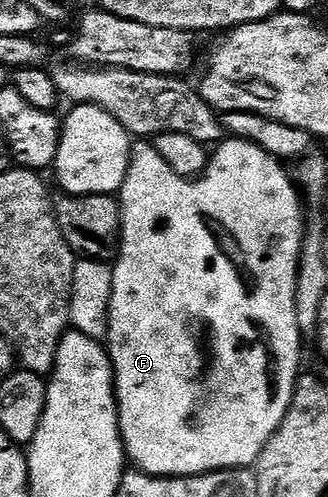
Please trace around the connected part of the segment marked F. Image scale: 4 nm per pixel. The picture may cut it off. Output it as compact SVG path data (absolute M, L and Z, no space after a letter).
M227 137L214 148L213 154L207 160L207 167L203 174L198 177L184 177L173 173L169 165L157 153L154 145L147 141L135 141L131 144L131 164L127 170L127 176L123 186L117 192L119 208L121 209L121 237L119 238L119 255L113 260L113 293L109 305L109 321L107 322L106 346L109 348L111 366L115 372L115 402L119 405L119 436L123 438L123 449L128 460L131 459L136 468L150 475L204 475L210 471L228 471L234 467L254 468L259 455L265 449L269 437L281 425L289 405L293 401L293 389L295 382L299 379L301 368L299 368L299 354L303 351L305 340L299 334L297 325L297 277L299 276L299 258L303 252L303 240L305 238L305 223L303 227L303 203L300 188L296 180L287 176L287 171L282 162L274 159L265 149L257 144L250 143L244 139Z

